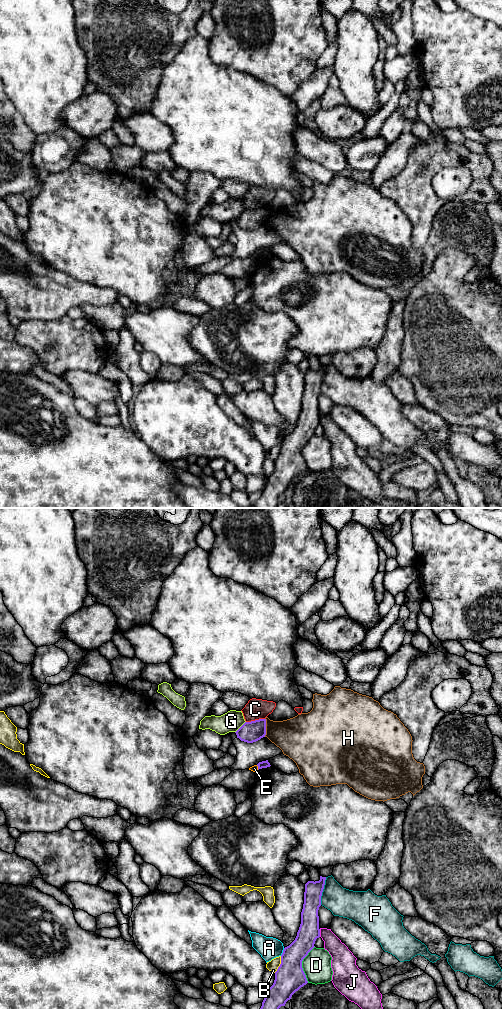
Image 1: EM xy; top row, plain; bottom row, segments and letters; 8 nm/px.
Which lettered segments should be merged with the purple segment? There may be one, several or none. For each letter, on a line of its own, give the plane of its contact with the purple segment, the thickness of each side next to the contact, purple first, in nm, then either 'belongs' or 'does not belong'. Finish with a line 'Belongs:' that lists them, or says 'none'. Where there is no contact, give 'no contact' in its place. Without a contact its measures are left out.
A: xy | 240/180 nm | does not belong
B: xy | 240/90 nm | does not belong
C: xy | 170/170 nm | does not belong
D: xy | 240/220 nm | does not belong
E: xy | 60/50 nm | does not belong
F: xy | 140/240 nm | does not belong
G: xy | 170/160 nm | does not belong
H: xy | 170/300 nm | does not belong
J: xy | 170/160 nm | does not belong
Belongs: none

